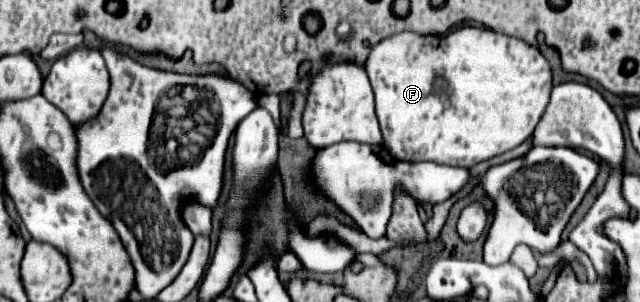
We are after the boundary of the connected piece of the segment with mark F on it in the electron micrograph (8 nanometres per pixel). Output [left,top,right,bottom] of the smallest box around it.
[366,26,552,168]

